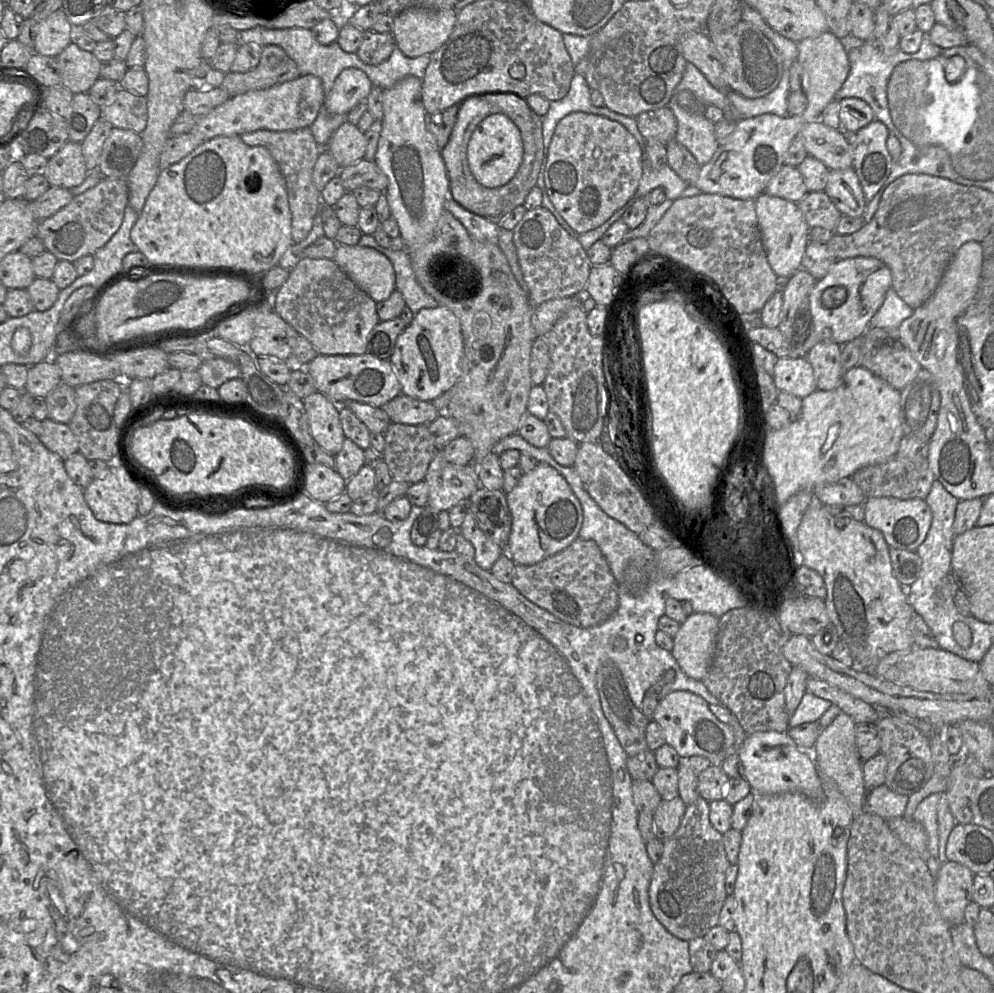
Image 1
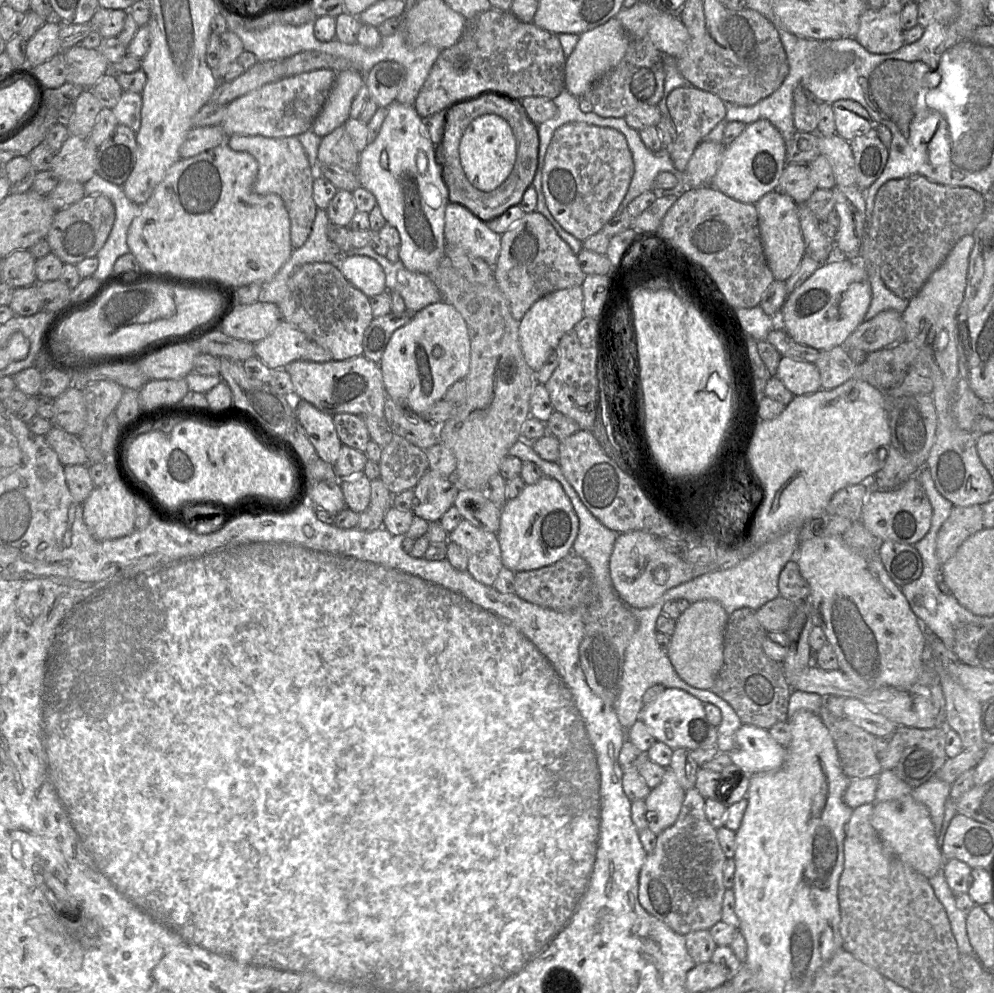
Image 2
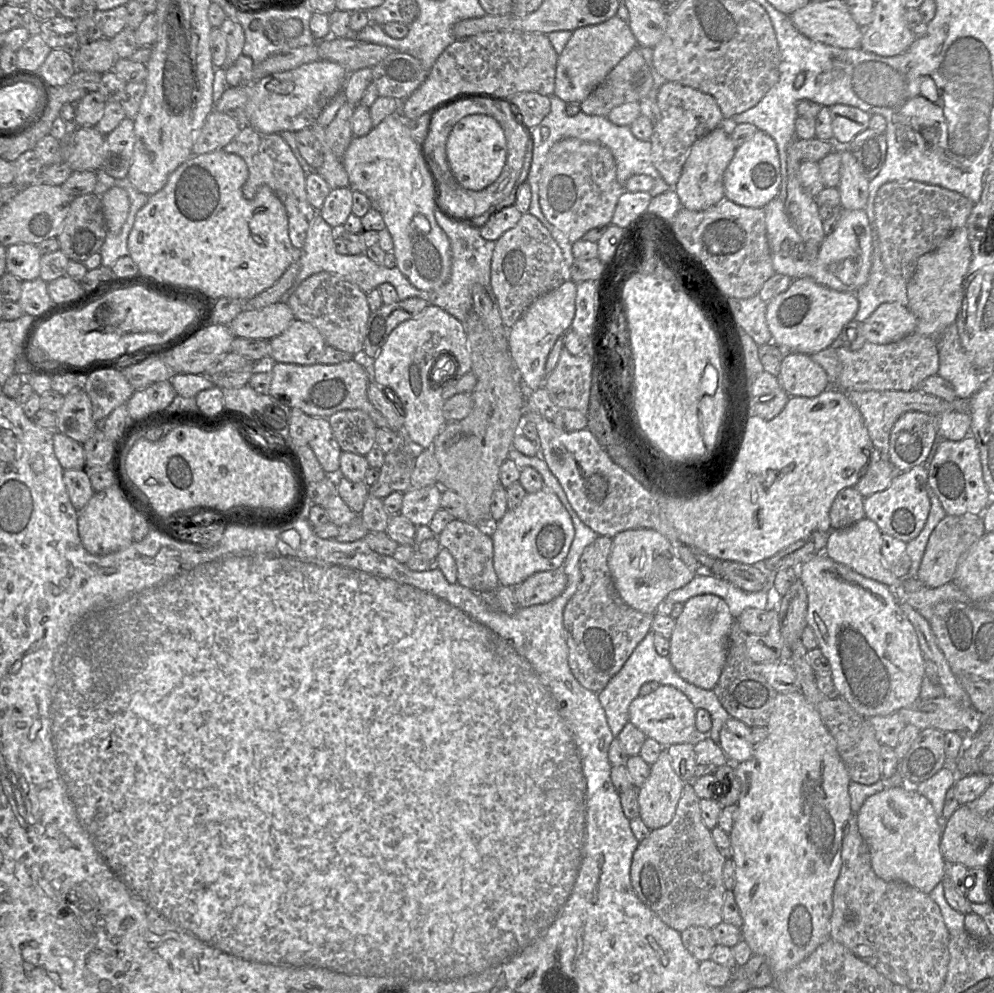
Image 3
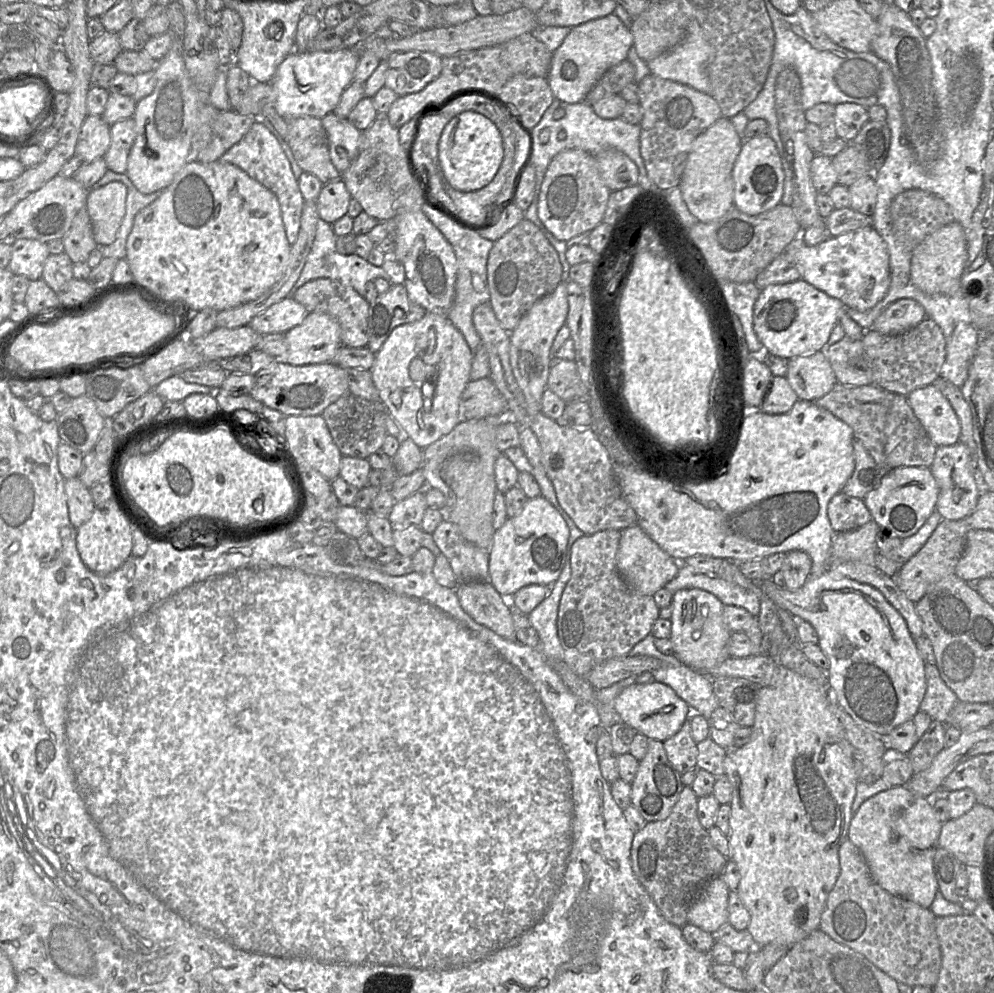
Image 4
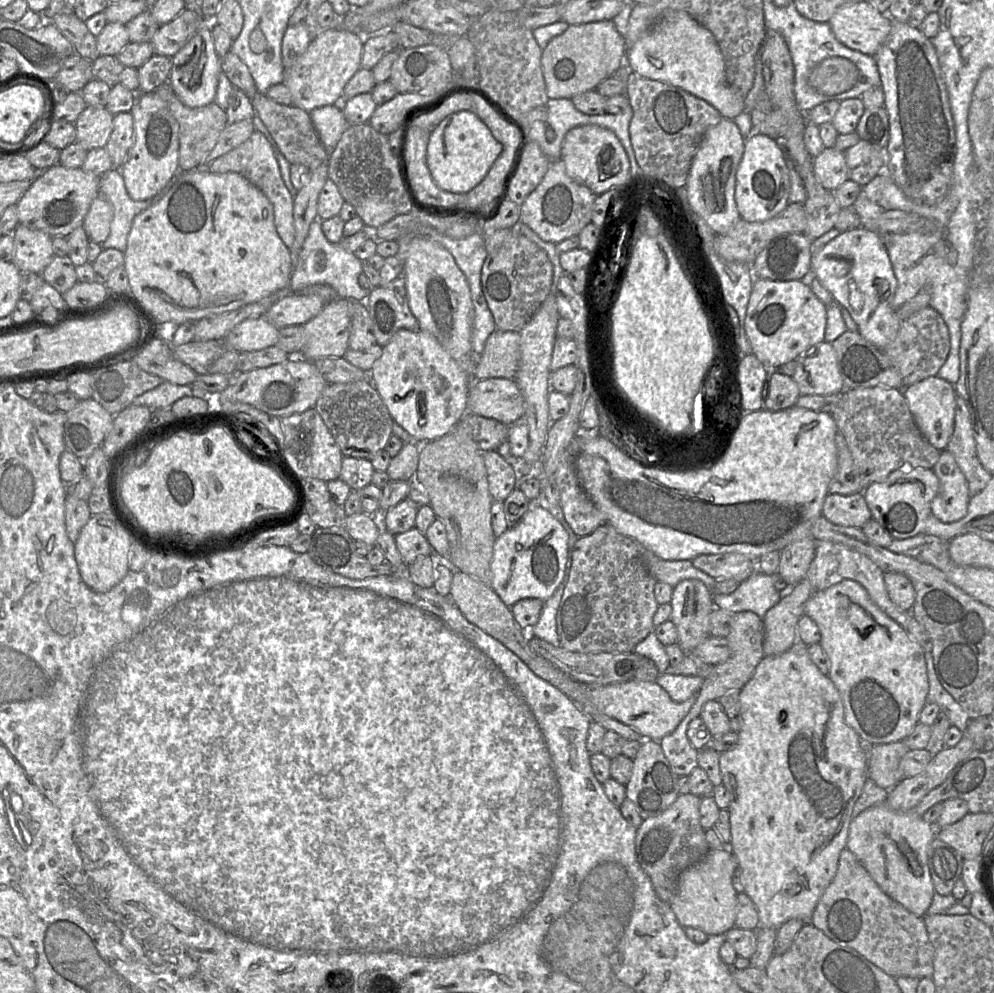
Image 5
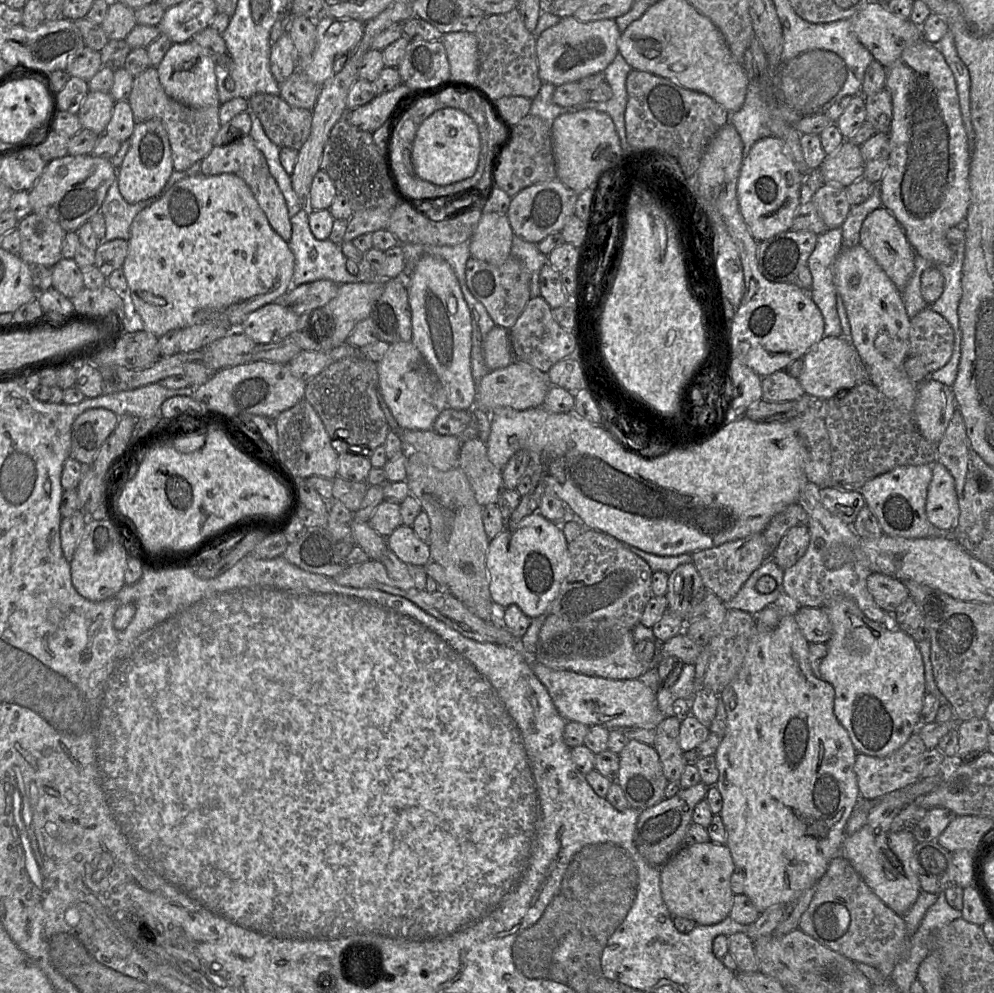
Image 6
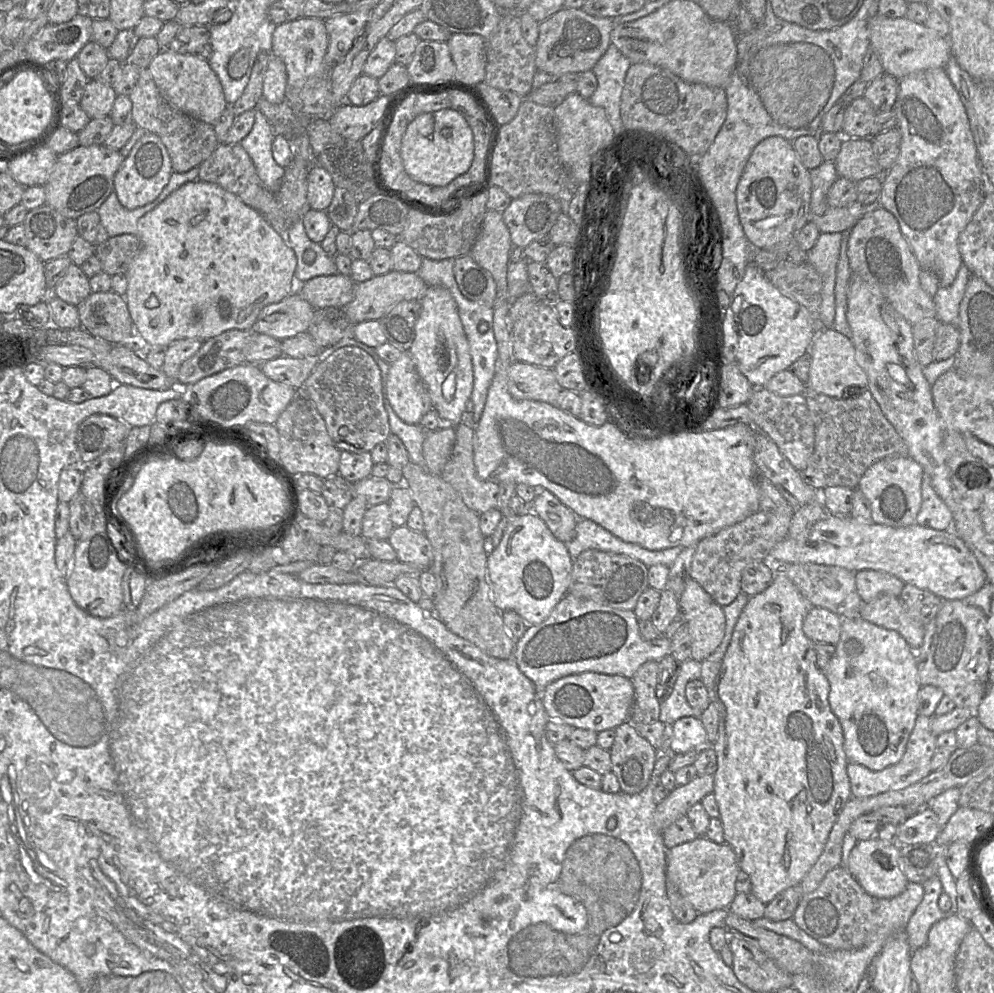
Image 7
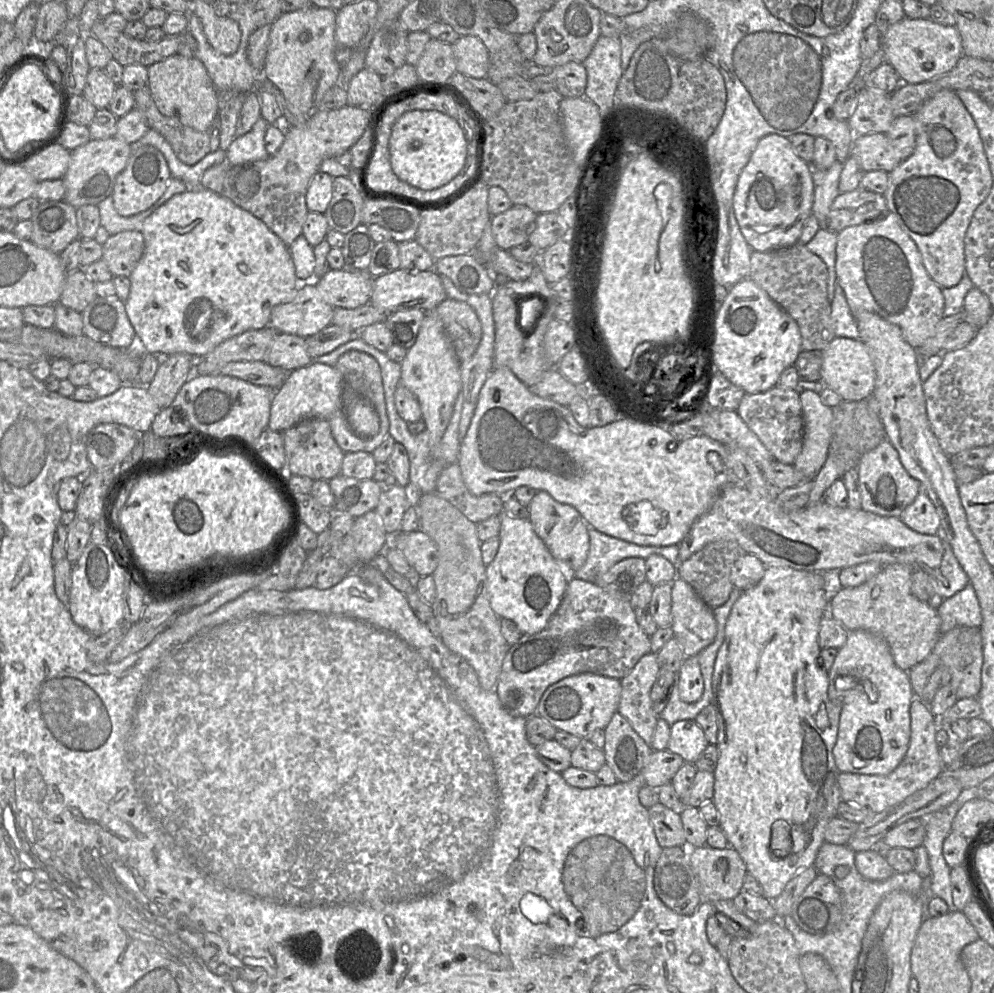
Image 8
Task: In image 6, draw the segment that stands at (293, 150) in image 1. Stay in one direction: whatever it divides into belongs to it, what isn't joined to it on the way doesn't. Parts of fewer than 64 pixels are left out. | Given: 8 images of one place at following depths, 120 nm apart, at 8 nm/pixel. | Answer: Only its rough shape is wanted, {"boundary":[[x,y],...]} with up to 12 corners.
{"boundary":[[249,135],[214,146],[202,175],[247,183],[270,226],[288,242],[284,196]]}

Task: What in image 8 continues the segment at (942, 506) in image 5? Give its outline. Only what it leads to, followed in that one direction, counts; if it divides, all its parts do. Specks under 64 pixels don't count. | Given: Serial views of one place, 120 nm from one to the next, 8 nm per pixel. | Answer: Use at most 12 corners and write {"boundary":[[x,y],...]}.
{"boundary":[[923,485],[899,518],[909,528],[937,534],[940,517]]}

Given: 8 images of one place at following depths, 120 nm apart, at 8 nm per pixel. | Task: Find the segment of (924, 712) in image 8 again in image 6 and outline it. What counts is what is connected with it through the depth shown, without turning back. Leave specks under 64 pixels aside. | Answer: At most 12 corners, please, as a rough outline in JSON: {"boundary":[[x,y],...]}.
{"boundary":[[915,731],[886,757],[858,753],[861,798],[879,800],[920,779],[926,750]]}

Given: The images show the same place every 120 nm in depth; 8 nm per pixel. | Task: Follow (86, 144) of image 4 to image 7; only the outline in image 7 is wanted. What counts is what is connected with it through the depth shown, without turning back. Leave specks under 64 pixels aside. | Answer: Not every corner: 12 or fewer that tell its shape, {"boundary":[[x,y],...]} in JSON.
{"boundary":[[93,78],[79,104],[90,119],[110,115],[111,85]]}

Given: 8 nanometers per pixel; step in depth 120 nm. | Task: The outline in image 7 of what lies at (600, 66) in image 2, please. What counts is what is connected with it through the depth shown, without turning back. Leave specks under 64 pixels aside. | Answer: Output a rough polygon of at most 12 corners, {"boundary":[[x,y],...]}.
{"boundary":[[562,8],[539,24],[537,69],[592,70],[610,46],[612,18]]}

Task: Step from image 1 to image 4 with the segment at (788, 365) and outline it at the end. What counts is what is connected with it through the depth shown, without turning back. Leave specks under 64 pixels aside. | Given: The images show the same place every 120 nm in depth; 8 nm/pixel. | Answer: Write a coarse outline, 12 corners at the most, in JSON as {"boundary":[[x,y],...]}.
{"boundary":[[820,350],[789,359],[786,378],[814,402],[838,382]]}

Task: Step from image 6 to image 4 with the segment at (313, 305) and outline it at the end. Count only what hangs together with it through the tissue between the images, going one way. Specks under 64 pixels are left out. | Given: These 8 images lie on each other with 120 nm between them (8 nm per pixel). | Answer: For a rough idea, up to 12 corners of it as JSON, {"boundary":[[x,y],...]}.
{"boundary":[[287,297],[248,325],[259,335],[286,333],[308,314]]}

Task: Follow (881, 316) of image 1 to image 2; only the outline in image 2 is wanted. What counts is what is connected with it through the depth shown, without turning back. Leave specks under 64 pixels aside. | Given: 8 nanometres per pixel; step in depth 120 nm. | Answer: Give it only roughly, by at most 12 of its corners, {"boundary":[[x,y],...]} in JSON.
{"boundary":[[862,260],[871,286],[864,321],[884,310],[903,313],[908,301],[890,291],[879,269]]}

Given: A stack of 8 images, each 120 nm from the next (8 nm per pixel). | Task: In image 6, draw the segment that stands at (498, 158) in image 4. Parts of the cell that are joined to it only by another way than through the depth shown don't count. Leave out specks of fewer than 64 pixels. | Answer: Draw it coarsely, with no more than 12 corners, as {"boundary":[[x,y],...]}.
{"boundary":[[456,108],[419,126],[415,173],[449,185],[476,172],[476,123]]}

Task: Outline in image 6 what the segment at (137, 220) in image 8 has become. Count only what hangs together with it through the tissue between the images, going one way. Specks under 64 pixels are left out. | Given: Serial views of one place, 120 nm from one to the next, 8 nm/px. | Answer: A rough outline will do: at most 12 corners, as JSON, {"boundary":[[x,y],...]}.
{"boundary":[[116,178],[99,210],[106,225],[104,241],[128,241],[135,216],[158,195],[126,202]]}

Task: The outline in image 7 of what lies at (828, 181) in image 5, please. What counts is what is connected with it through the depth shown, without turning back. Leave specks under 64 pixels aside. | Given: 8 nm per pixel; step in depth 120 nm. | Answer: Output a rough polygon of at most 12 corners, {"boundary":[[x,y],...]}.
{"boundary":[[843,138],[838,177],[882,176],[870,138]]}

